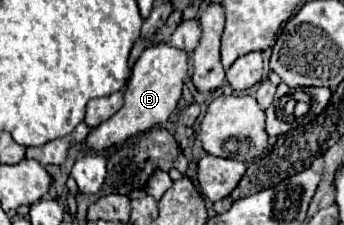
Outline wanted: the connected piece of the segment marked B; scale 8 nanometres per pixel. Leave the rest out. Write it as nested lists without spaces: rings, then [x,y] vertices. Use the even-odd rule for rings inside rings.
[[[155,44],[155,46],[145,48],[133,66],[133,74],[129,78],[123,108],[87,136],[89,146],[95,150],[103,150],[113,144],[121,144],[127,138],[139,132],[145,132],[157,124],[167,122],[167,118],[173,114],[181,98],[183,80],[187,72],[189,72],[189,54],[185,50],[175,48],[171,44]]]

